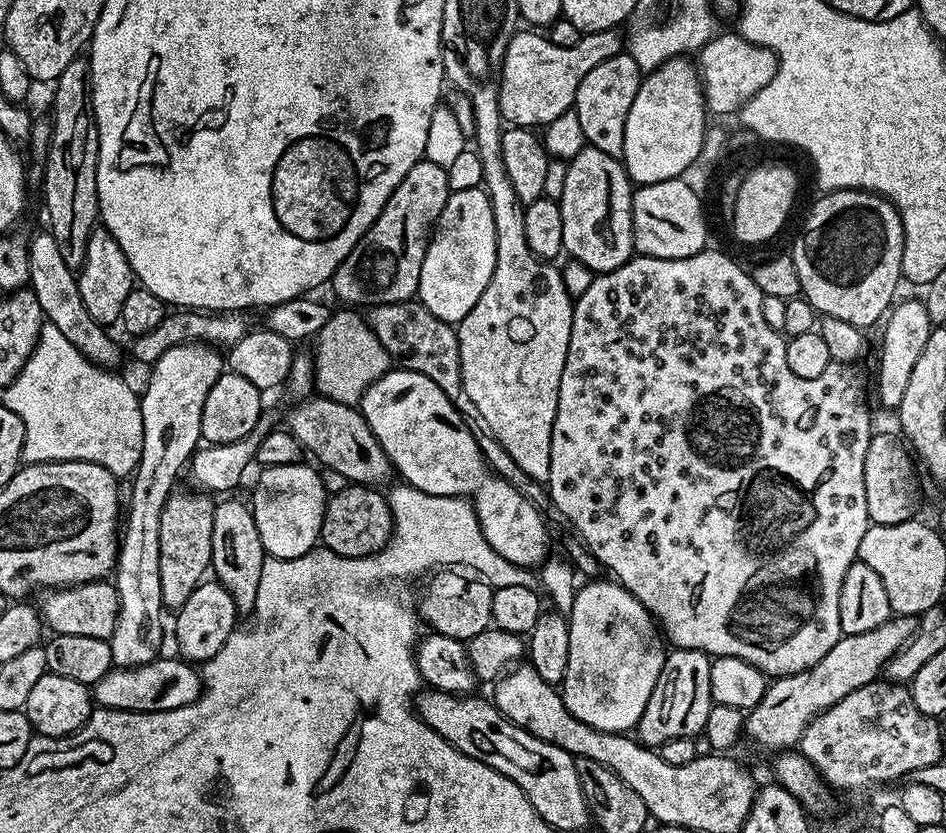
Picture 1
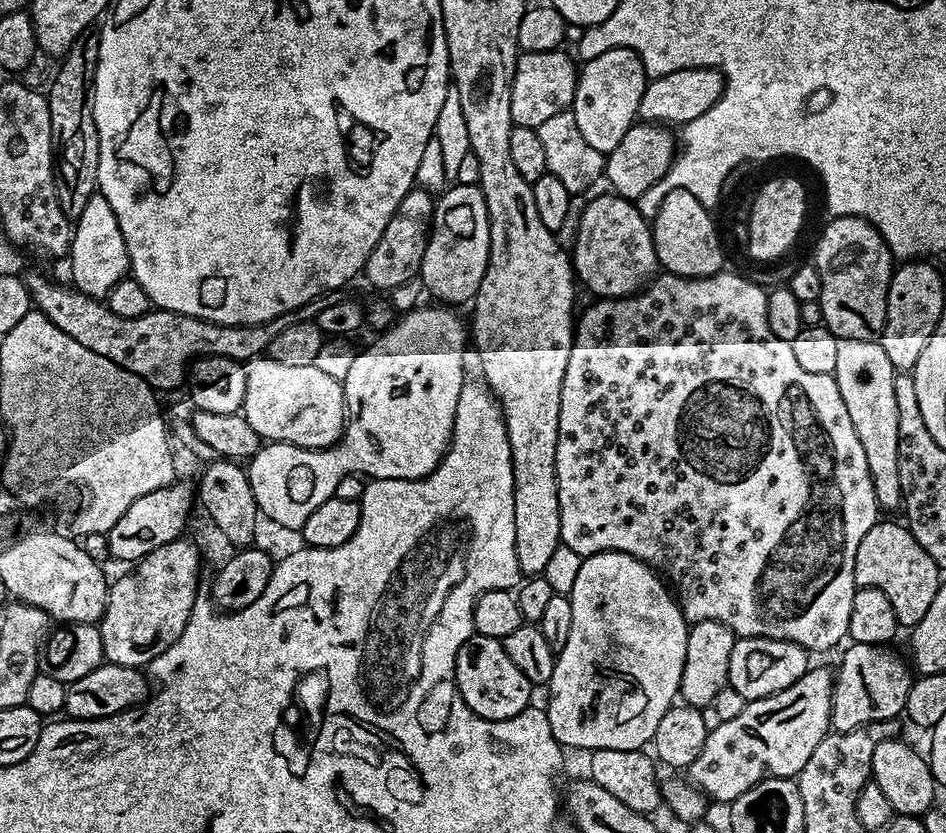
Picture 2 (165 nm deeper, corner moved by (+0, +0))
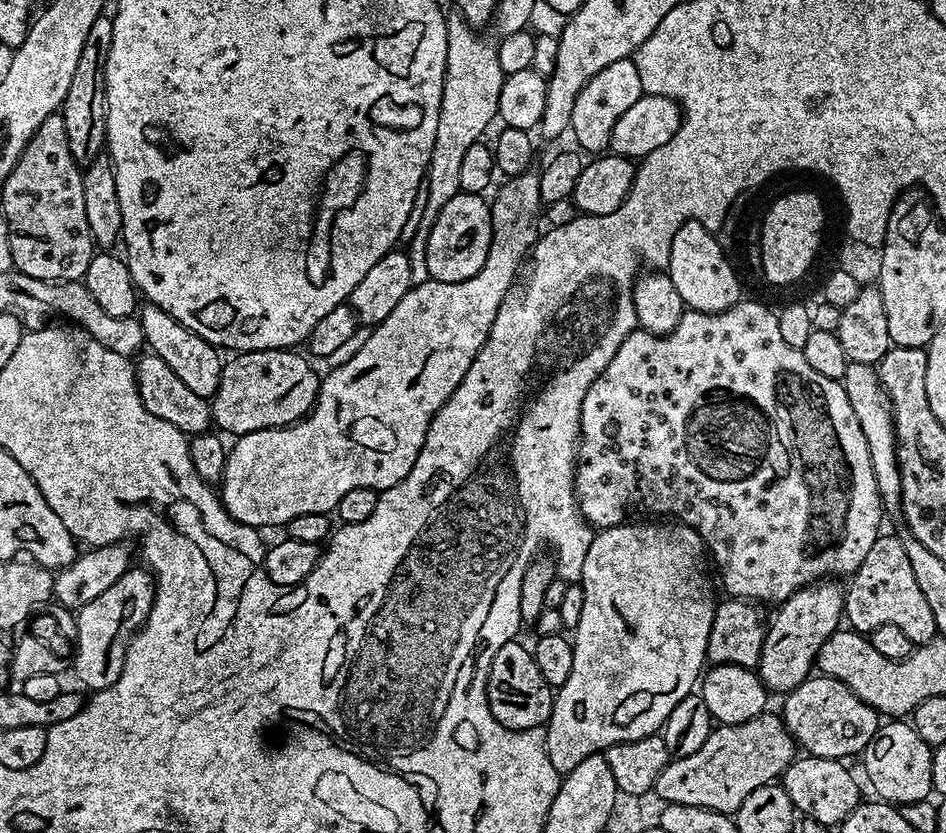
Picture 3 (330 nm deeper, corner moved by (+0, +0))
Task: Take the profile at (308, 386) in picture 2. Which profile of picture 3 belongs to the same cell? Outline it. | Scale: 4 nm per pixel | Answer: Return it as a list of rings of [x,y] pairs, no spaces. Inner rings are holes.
[[[267,348],[261,352],[242,352],[233,355],[231,357],[233,360],[229,359],[224,365],[222,382],[218,382],[218,390],[210,397],[215,427],[221,433],[232,432],[231,435],[237,437],[262,428],[281,428],[307,416],[316,405],[321,377],[316,376],[315,370],[308,365],[309,357],[299,356],[298,353],[296,350]]]

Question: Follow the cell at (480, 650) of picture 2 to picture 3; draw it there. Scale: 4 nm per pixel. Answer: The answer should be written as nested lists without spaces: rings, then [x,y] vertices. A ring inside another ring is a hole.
[[[519,639],[507,640],[490,662],[486,703],[500,724],[508,728],[538,728],[547,725],[552,713],[554,689],[542,676],[531,651],[520,645]]]

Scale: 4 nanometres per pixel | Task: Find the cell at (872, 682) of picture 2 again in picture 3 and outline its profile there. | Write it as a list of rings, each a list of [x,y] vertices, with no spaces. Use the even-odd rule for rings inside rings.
[[[813,674],[798,687],[789,690],[783,700],[783,719],[797,745],[810,756],[831,760],[859,757],[882,723],[882,717],[876,709],[862,702],[862,698],[858,698],[850,686],[832,676]]]

